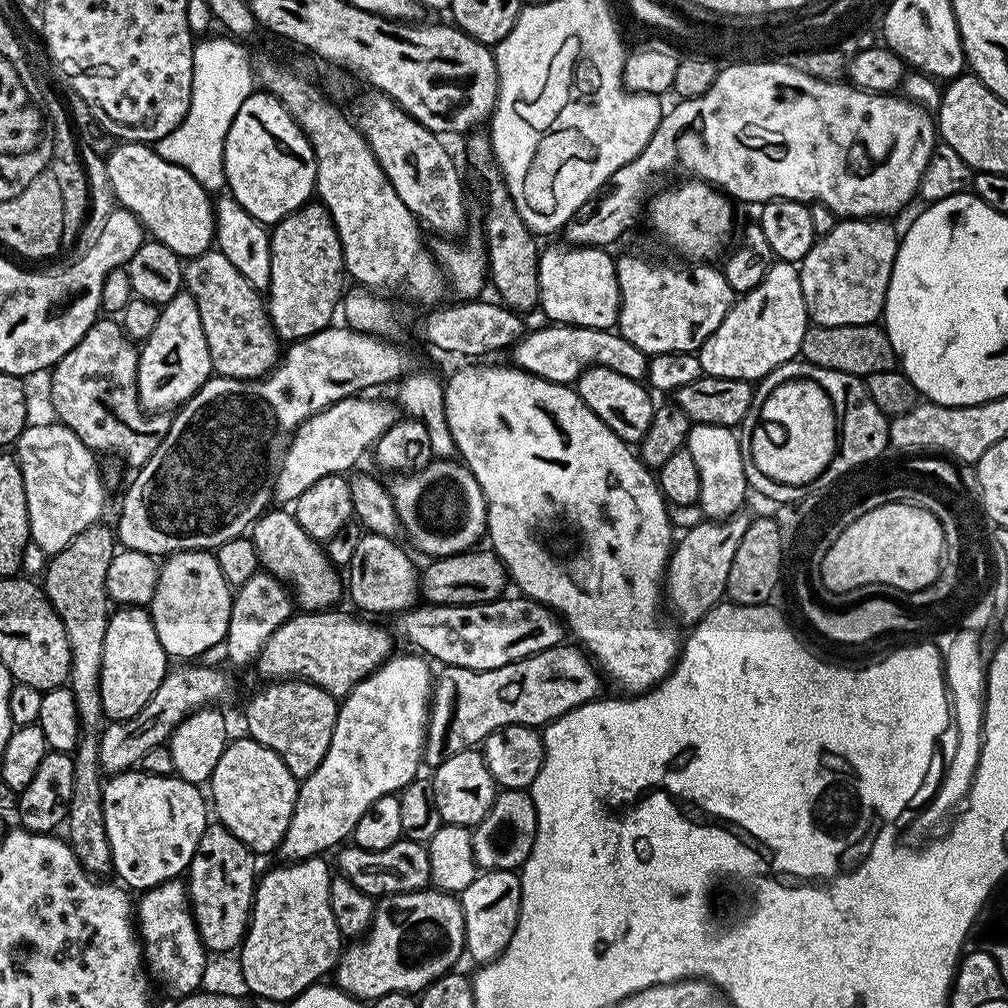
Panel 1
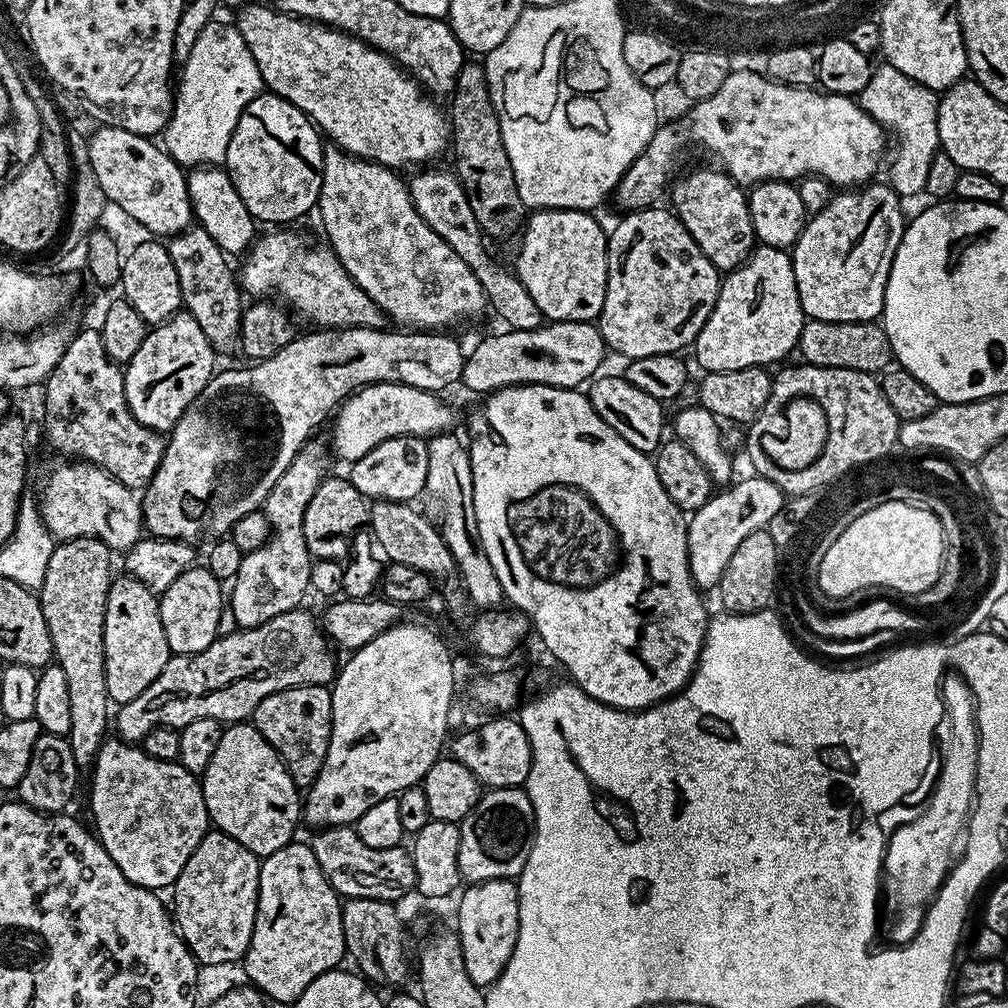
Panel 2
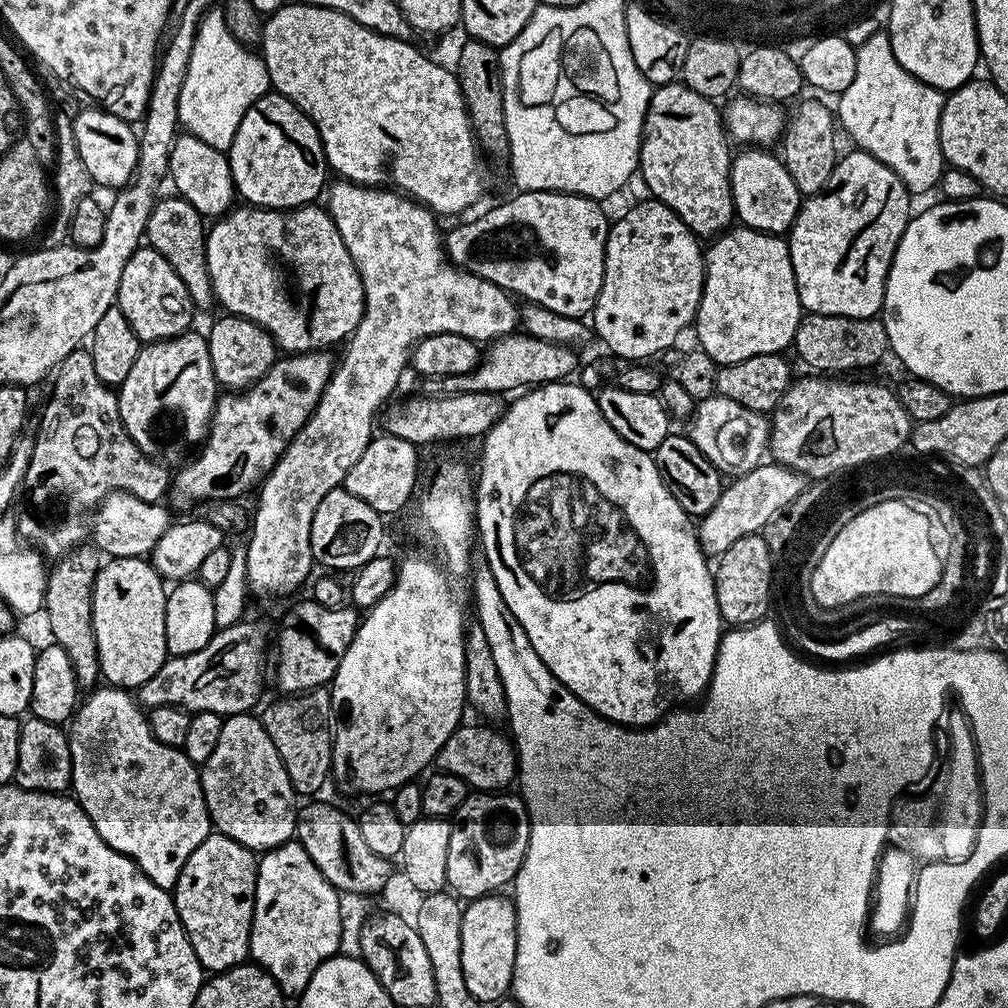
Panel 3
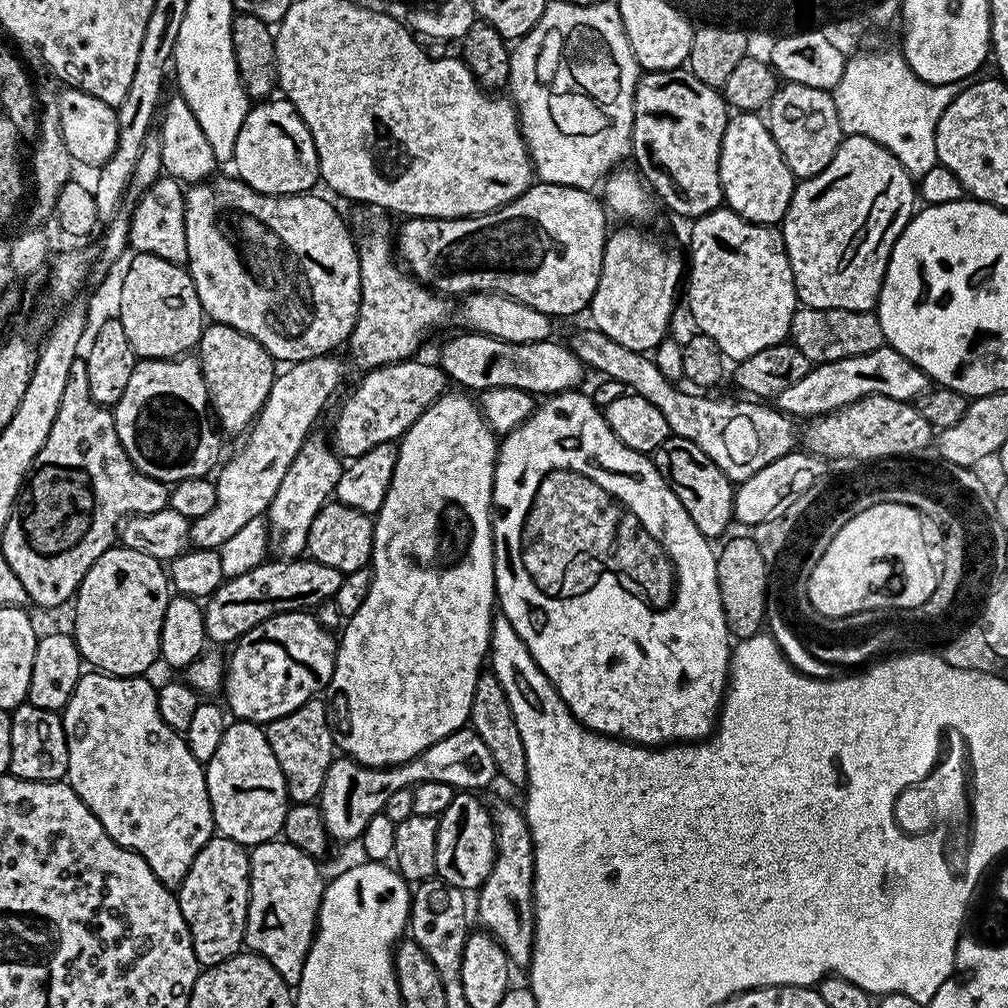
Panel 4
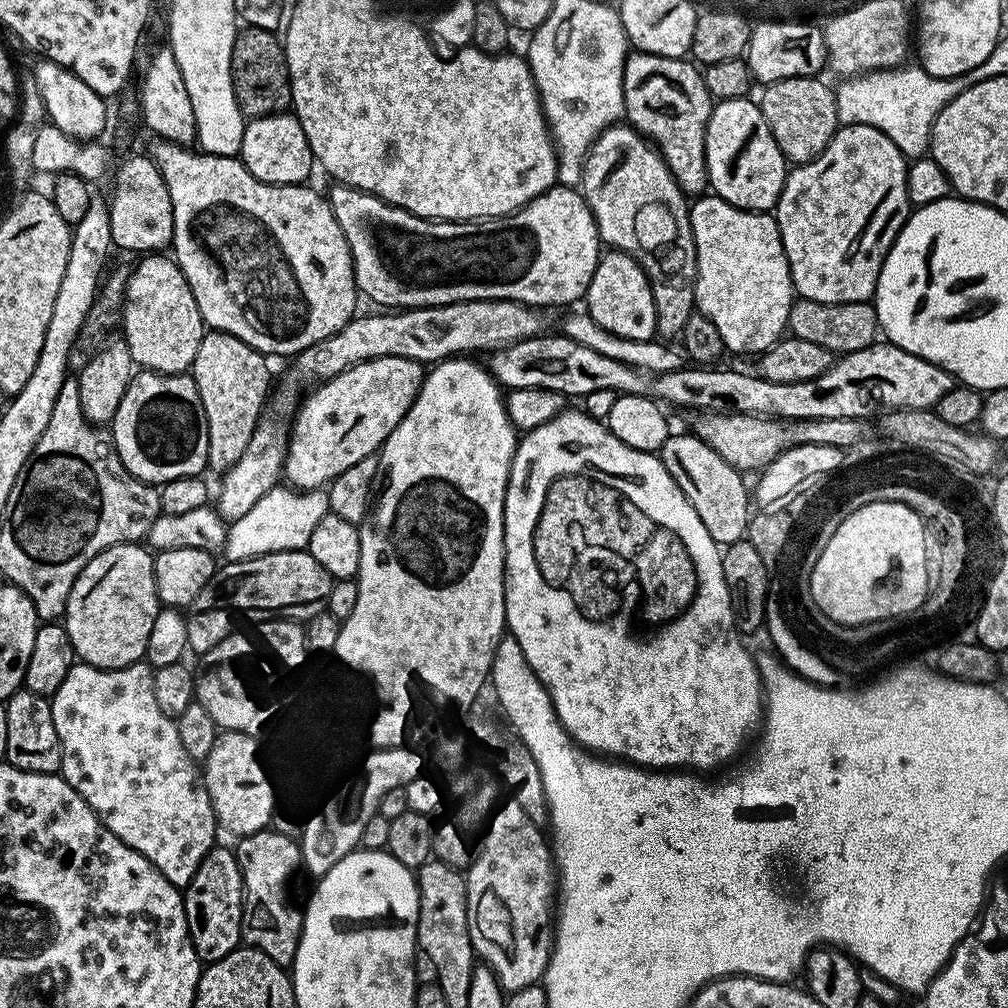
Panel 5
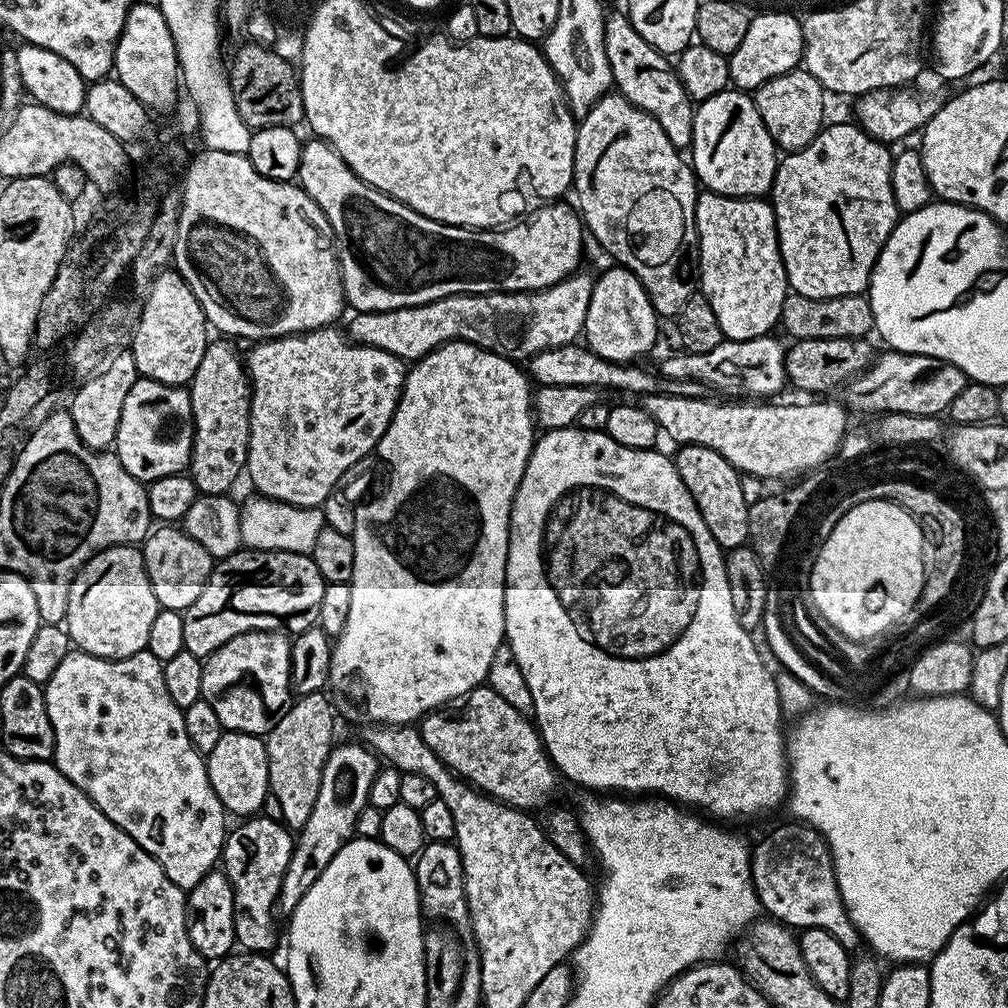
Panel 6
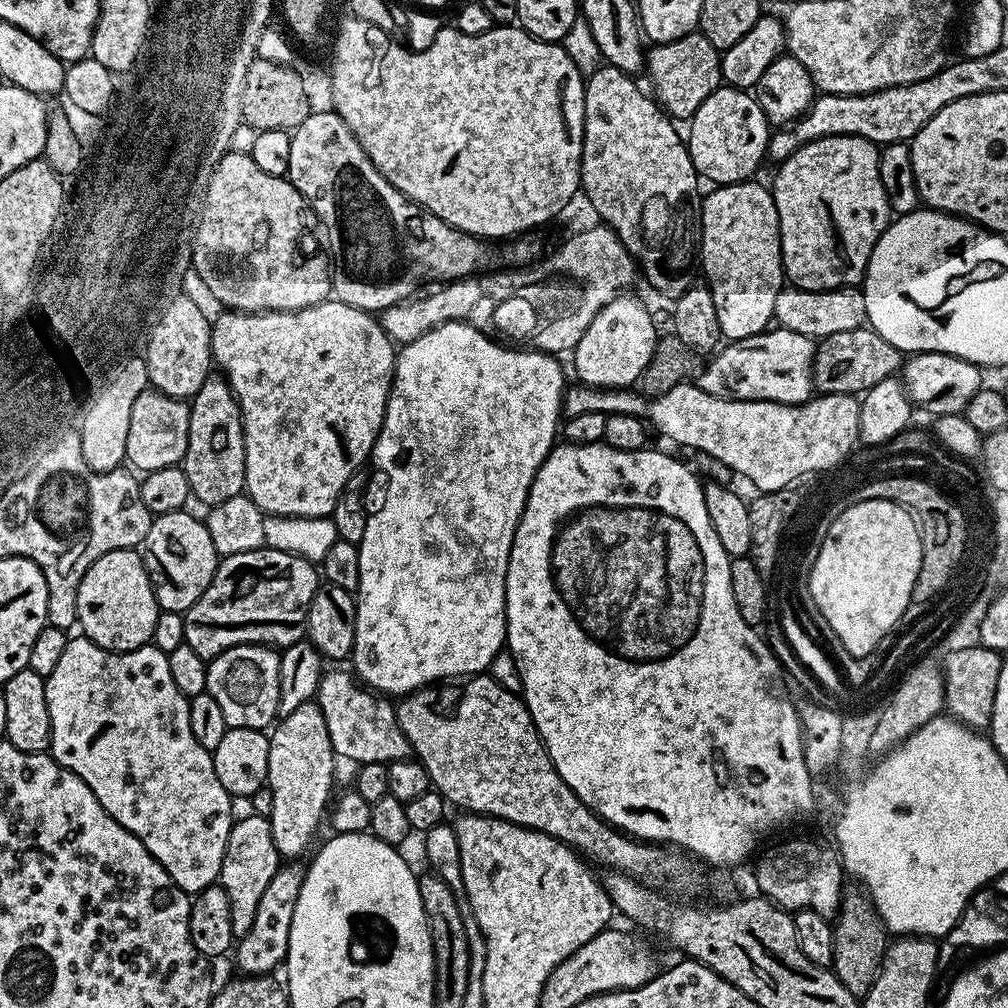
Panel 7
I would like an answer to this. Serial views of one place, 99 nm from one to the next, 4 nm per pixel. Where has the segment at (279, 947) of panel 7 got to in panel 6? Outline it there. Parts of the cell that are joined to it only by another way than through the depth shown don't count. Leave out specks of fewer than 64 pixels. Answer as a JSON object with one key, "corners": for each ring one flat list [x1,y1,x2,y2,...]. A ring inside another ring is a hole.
{"corners":[[337,743,333,747,322,770,322,786,318,786,318,799,314,801,314,810,310,810,306,826,298,829,292,857,282,878,275,907,281,917,291,917,298,902,302,902,306,890,310,890,310,886,318,882,318,874,322,874,322,870,330,866,330,858,334,858,334,854,338,854,338,850,342,850,342,846,353,839,356,819,363,808,369,807,370,786,374,786,374,778,379,774,381,767,380,757,363,743]]}

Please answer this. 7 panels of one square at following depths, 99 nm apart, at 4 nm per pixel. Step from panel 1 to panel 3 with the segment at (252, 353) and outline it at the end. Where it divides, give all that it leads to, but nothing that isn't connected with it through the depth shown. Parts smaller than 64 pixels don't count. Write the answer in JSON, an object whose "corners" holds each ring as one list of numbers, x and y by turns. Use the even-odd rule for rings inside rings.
{"corners":[[179,194,171,195,166,197,165,200,164,197,157,199,156,205,152,208,146,233,147,243,154,250,158,250,158,254,162,254,166,258,166,262,170,262,170,266,174,266,174,274,178,274,178,278,182,278,182,282,186,282,186,290,190,290,190,298,197,309,213,307,212,279,206,262,206,246,204,245,205,217,201,216,198,210,194,210,194,206,190,206,190,202,186,202,183,196]]}

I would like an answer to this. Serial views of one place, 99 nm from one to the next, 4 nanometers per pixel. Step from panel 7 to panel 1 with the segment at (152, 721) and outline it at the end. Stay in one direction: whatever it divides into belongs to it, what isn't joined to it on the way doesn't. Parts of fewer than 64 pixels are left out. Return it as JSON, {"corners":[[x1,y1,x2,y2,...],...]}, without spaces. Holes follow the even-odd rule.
{"corners":[[129,770,107,777,102,798,106,838,110,838,115,875,120,875,129,889,147,890,187,873,188,863,210,823,210,808,205,793,203,796,200,792,197,785,175,774,156,776,153,772]]}

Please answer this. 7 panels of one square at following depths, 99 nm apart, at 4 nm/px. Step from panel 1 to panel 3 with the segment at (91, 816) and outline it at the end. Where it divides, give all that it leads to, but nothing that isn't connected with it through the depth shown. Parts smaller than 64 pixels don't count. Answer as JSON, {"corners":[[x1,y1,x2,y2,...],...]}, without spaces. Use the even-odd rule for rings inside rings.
{"corners":[[81,546,59,557,53,564,56,565,53,568,51,565,48,572,43,615,48,616,48,628,52,631,51,639,58,646,62,646,62,650,66,650,66,655,70,657,77,689,92,690,101,679,98,646,92,629,92,591,96,575,102,567,102,560,95,547]]}

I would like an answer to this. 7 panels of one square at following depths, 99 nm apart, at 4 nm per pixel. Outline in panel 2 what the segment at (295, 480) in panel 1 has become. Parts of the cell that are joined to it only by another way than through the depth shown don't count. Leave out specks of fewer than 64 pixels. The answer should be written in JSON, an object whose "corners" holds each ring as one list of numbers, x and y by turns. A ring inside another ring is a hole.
{"corners":[[365,384,352,393,335,413,336,425,332,428,332,448,336,456,345,462,370,454,378,442,386,442,399,436,423,436,425,438,449,431,456,416,443,395,418,390,405,384]]}

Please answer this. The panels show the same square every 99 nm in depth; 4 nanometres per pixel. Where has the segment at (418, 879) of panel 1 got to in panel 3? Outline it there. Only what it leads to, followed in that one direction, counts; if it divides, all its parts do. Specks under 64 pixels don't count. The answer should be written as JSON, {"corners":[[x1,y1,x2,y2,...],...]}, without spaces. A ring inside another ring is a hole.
{"corners":[[320,798,299,809,296,813,295,843,300,844,310,854,314,866,322,870,322,874,341,894,353,892,356,896,368,896,371,892,380,894,386,886,386,880,394,871,394,864,389,857,374,854,362,842,362,830,355,819,352,820,340,808,332,804,323,804]]}

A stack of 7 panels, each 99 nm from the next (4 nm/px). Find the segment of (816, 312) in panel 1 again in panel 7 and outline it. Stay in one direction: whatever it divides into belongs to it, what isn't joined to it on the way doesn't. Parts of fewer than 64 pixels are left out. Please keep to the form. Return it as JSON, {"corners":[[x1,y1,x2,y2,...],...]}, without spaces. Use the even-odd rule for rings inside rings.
{"corners":[[827,136,821,140,815,140,804,144,789,160,779,165,776,181,770,184,770,191,780,219,780,253,784,259,784,275,795,287,806,290,830,290,831,288,850,288,859,285,864,279,864,273,868,270,868,263,872,257,874,246,878,238,888,229,890,223,890,209,886,190,882,190,882,174,878,174,878,162,880,161,880,148,861,136]]}

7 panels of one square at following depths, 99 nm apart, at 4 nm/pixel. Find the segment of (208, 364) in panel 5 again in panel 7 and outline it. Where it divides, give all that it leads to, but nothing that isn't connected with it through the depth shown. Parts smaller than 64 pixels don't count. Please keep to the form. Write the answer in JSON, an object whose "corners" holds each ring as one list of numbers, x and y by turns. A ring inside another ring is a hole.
{"corners":[[209,375,208,380,202,382,202,390,191,397,188,445,182,467,192,496,200,499,204,506,221,504,245,491,244,423,240,421,240,401,228,381,219,375]]}

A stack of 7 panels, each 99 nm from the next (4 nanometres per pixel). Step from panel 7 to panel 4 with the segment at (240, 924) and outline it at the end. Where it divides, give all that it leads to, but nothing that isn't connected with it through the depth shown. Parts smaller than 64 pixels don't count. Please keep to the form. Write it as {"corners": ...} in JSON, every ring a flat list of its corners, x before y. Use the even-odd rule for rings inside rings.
{"corners":[[283,838,267,840,255,845,251,849,248,861,250,862,250,898,248,899,248,921,244,927,244,942,247,951,255,952,257,956,266,958,266,962,270,962,270,966,274,966,274,970,278,970,278,974,282,974,282,978,289,986,295,986,300,983,302,966,306,966,306,954,310,950,312,939,316,937,316,920,320,917,320,903,324,897,326,887,325,877,320,877,320,868,316,865,319,863,313,857,307,856,301,848,294,846,290,841]]}

